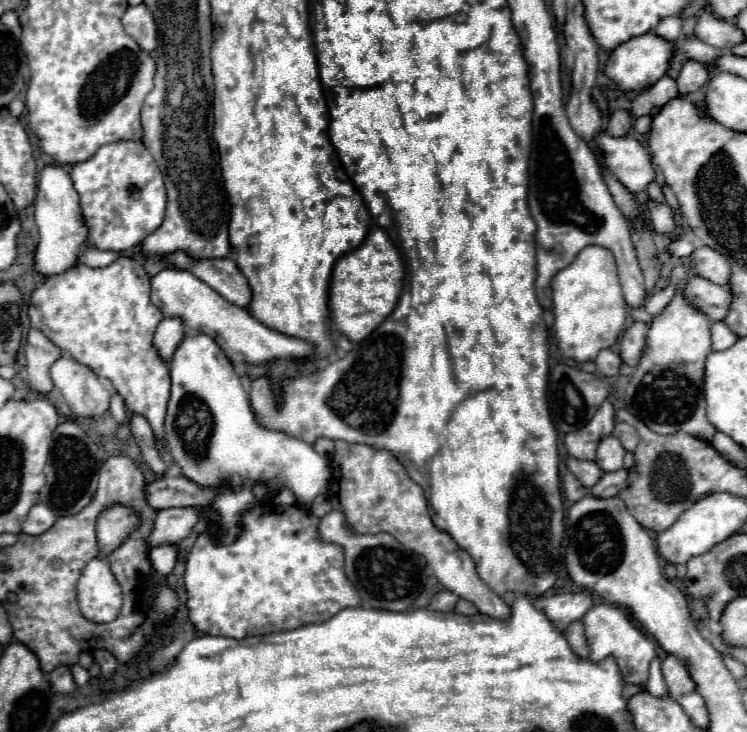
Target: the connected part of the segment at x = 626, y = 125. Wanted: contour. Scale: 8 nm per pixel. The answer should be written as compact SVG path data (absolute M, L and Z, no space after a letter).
M616 110L610 116L606 132L610 132L612 136L624 136L630 130L630 126L632 126L632 116L628 116L628 110Z

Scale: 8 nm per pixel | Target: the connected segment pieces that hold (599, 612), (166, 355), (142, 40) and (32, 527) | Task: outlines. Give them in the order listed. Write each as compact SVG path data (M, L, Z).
M598 604L590 612L586 612L582 622L586 624L586 638L590 640L590 660L614 656L628 684L642 684L648 680L648 666L656 656L656 640L640 626L636 626L624 608L616 604Z
M178 316L164 318L156 328L154 346L158 348L160 356L168 362L172 358L174 350L178 348L178 344L184 340L184 336L186 336L186 326L184 326L182 318L178 318Z
M146 4L128 6L122 16L122 26L128 36L132 36L138 46L146 52L152 52L158 46L158 34L156 34L156 22L152 18L152 12Z
M36 504L30 508L22 524L22 532L36 536L36 534L46 532L54 522L56 522L56 514L50 508L46 508L46 504Z

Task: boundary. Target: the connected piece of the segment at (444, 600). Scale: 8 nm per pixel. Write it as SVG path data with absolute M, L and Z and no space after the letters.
M442 590L442 592L436 592L430 600L430 608L434 610L440 610L440 612L450 612L454 608L454 604L458 602L458 596L454 592L448 592L448 590Z

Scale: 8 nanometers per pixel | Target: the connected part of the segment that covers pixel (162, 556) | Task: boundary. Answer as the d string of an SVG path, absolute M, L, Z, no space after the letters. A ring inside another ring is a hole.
M162 544L158 548L152 548L148 552L148 560L150 560L150 566L154 572L166 576L172 572L174 564L176 564L176 550L168 544Z

